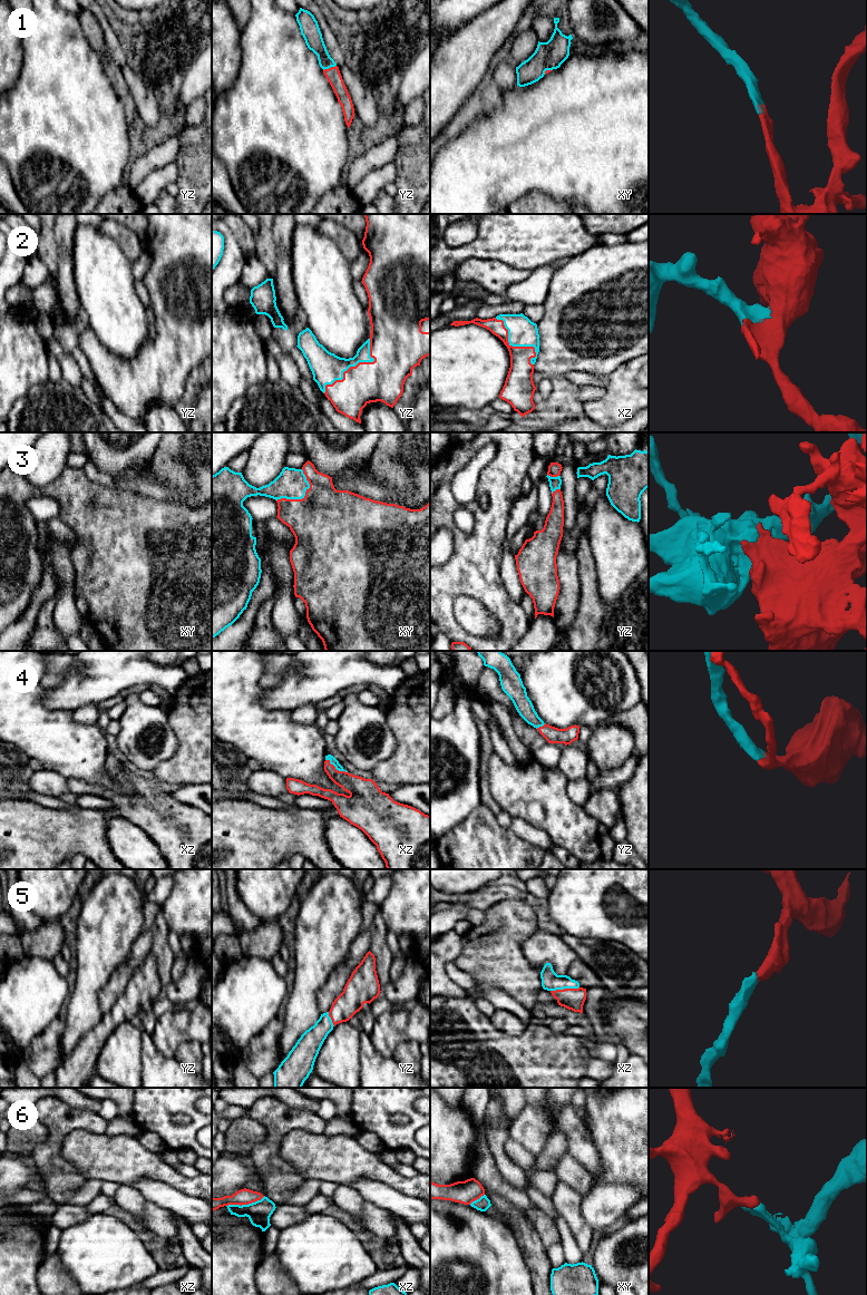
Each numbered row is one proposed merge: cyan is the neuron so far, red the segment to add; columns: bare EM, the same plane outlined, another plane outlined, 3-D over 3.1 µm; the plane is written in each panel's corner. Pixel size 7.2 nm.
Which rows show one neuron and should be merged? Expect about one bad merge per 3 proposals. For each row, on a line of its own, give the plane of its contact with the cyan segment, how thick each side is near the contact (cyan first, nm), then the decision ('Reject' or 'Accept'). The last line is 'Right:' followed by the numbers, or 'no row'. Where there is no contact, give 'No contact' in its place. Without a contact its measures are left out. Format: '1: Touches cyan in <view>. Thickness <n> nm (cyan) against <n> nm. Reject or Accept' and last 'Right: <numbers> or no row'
1: Touches cyan in yz. Thickness 130 nm (cyan) against 110 nm. Accept
2: Touches cyan in yz. Thickness 220 nm (cyan) against 300 nm. Accept
3: Touches cyan in xy. Thickness 220 nm (cyan) against 480 nm. Accept
4: Touches cyan in xz. Thickness 50 nm (cyan) against 190 nm. Accept
5: Touches cyan in xz. Thickness 140 nm (cyan) against 160 nm. Accept
6: Touches cyan in xz. Thickness 170 nm (cyan) against 110 nm. Reject
Right: 1, 2, 3, 4, 5

